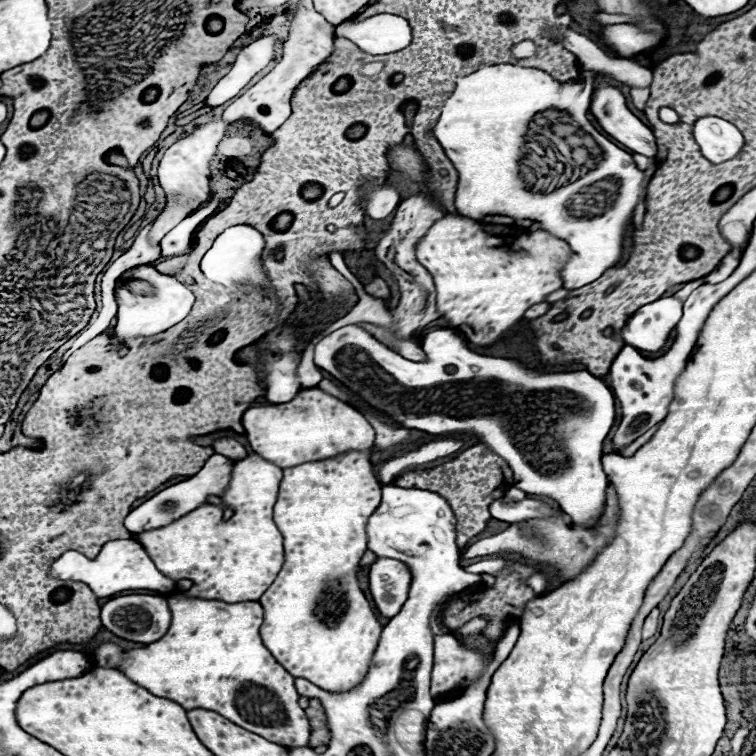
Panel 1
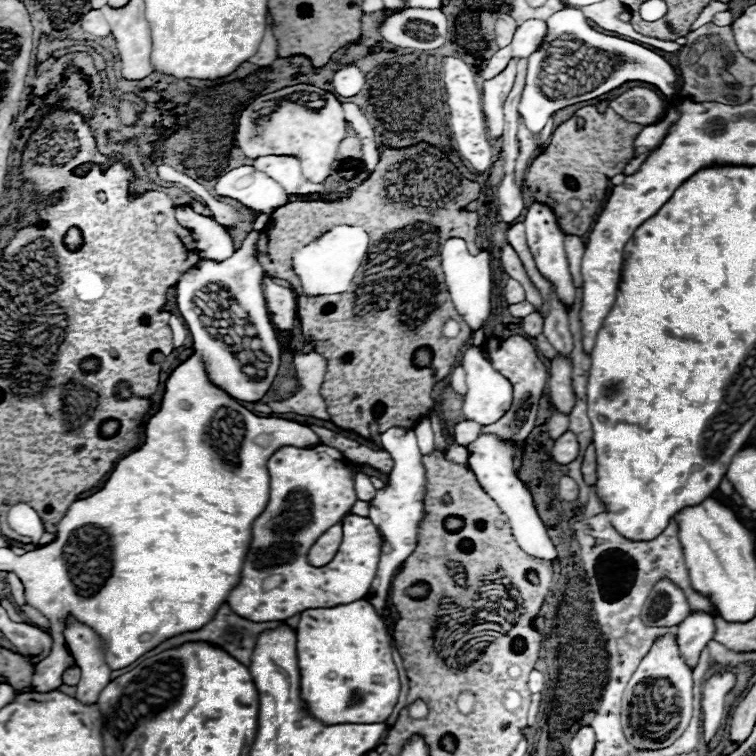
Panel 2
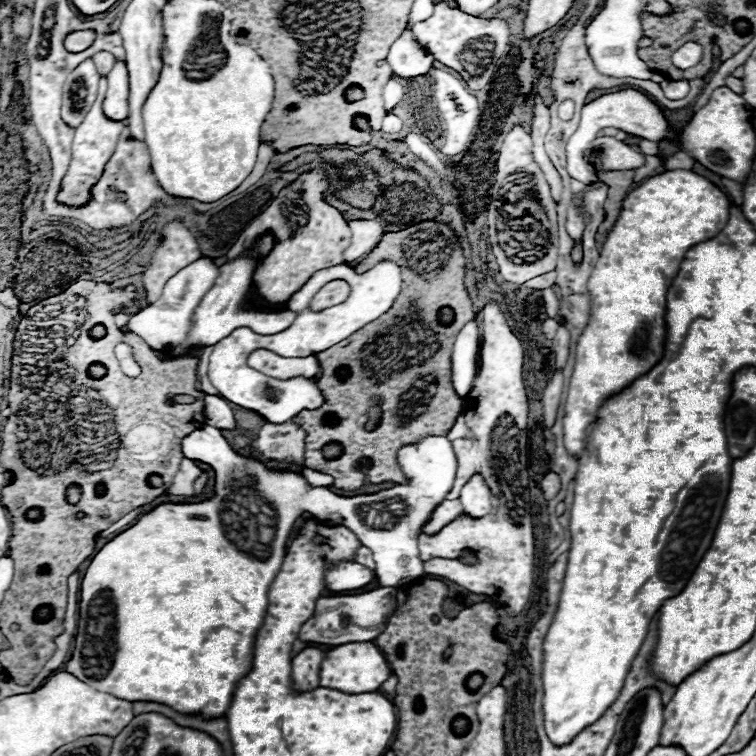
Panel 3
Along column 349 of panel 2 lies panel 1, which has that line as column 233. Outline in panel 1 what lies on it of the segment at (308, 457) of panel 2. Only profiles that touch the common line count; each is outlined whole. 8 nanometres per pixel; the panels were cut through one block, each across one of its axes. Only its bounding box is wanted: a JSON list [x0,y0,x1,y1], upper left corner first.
[136,452,284,602]

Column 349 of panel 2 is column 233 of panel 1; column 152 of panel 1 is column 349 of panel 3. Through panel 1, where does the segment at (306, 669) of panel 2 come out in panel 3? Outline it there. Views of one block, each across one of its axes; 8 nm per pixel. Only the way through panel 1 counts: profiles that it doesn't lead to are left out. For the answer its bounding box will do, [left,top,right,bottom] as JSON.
[320,642,392,694]

